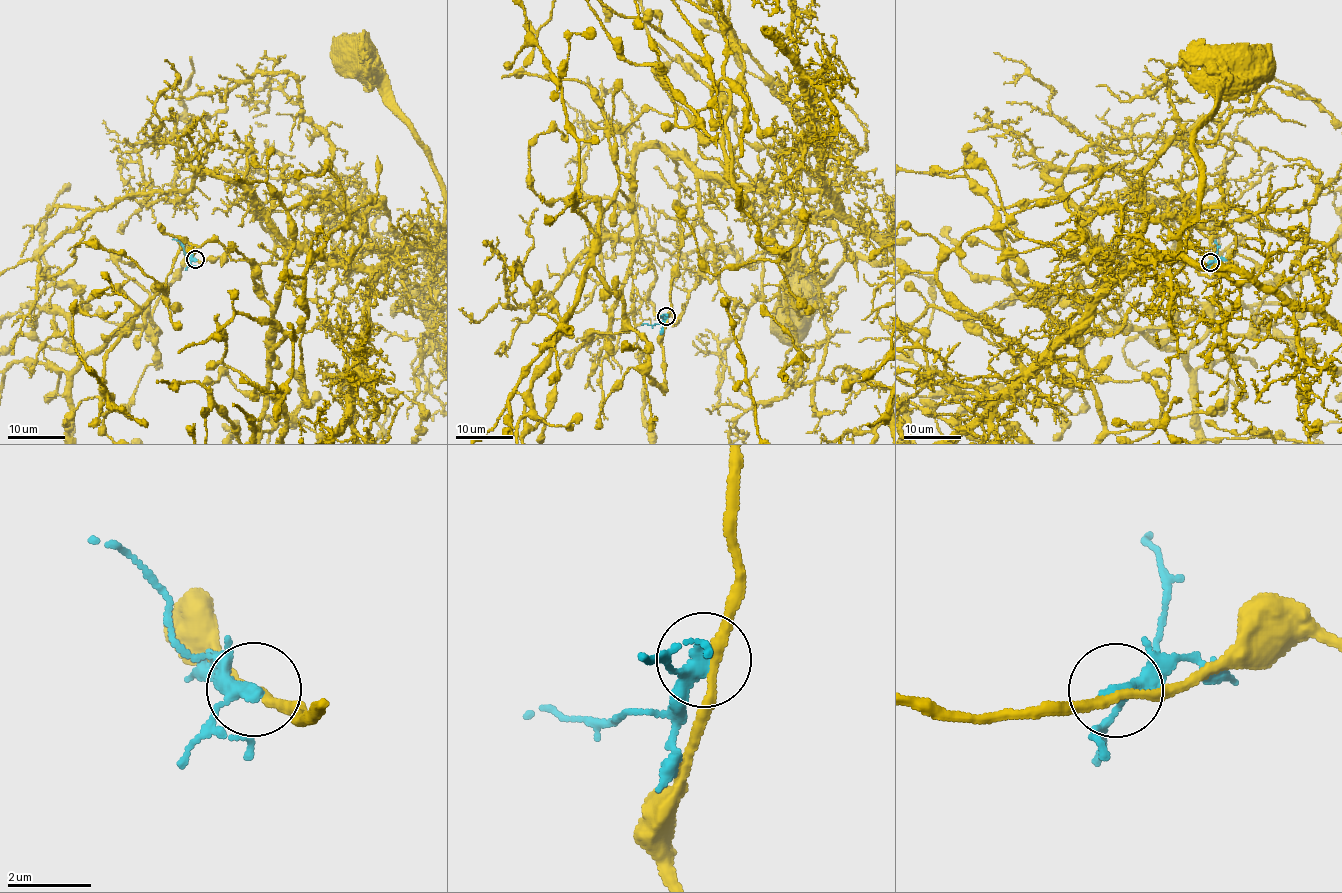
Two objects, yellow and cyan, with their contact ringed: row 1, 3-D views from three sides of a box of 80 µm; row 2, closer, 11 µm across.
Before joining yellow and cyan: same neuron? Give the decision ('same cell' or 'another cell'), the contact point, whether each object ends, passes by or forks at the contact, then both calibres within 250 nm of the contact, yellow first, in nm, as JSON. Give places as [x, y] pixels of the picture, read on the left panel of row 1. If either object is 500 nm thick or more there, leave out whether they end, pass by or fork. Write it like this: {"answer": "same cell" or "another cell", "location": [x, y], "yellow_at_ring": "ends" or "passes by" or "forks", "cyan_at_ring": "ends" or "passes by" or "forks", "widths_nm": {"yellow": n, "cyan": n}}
{"answer": "another cell", "location": [195, 259], "yellow_at_ring": "passes by", "cyan_at_ring": "passes by", "widths_nm": {"yellow": 220, "cyan": 300}}

